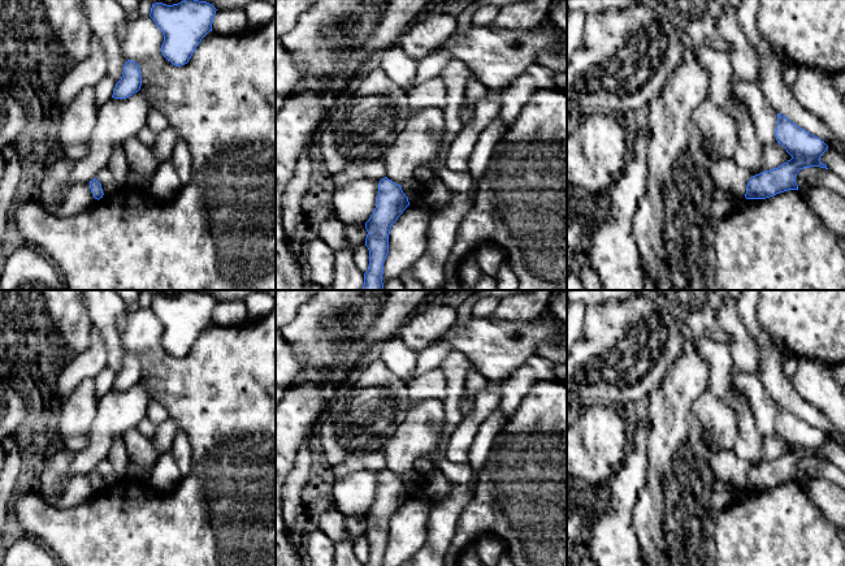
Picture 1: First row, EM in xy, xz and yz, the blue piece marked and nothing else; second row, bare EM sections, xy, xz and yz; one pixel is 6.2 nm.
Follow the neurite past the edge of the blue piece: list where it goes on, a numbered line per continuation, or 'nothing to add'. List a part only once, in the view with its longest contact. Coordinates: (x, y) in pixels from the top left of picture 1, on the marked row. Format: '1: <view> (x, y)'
nothing to add

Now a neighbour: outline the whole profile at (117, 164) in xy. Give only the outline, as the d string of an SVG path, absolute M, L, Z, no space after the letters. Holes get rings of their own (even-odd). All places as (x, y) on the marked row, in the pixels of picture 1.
M124 146L114 148L107 167L120 187L126 185L129 164Z

